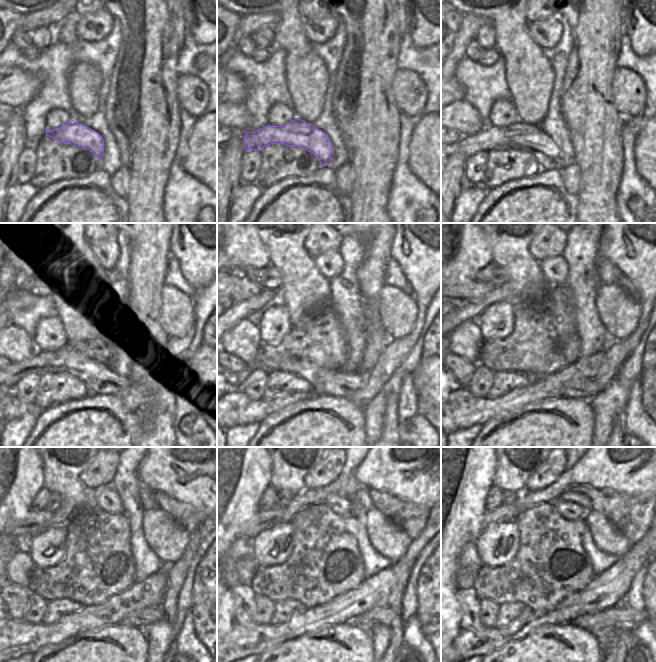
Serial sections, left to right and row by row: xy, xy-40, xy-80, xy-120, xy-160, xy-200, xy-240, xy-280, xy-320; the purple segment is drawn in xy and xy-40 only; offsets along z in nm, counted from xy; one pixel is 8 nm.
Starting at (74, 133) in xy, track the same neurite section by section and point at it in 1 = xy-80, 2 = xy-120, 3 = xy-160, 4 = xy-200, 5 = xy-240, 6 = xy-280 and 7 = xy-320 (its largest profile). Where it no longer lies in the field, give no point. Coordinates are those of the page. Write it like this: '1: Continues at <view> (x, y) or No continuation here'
1: Continues at xy-80 (521, 136)
2: Continues at xy-120 (100, 379)
3: Continues at xy-160 (339, 383)
4: Continues at xy-200 (585, 388)
5: Continues at xy-240 (141, 618)
6: Continues at xy-280 (393, 620)
7: Continues at xy-320 (623, 617).

